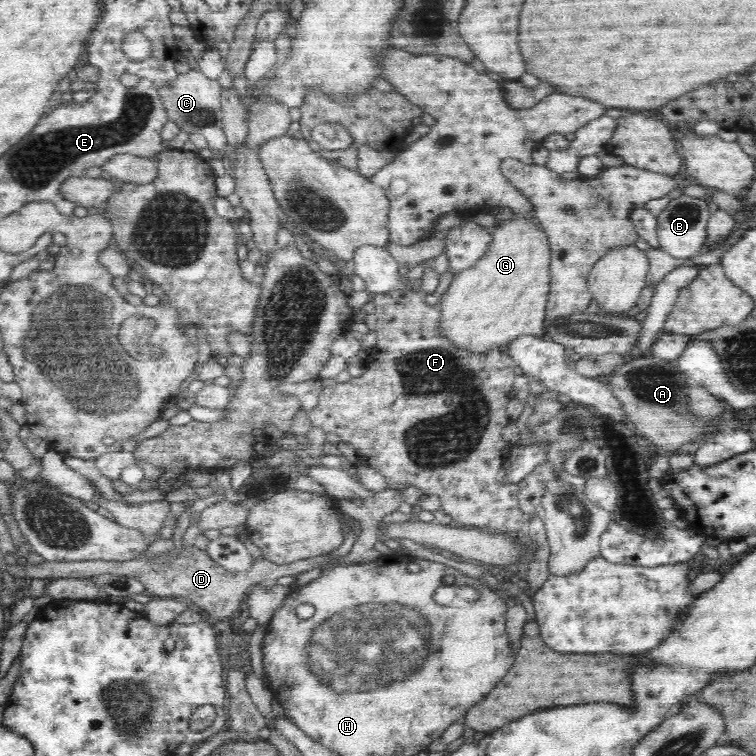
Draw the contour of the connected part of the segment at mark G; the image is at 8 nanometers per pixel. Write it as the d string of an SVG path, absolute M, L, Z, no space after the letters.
M514 216L513 220L501 222L496 230L490 232L493 236L490 248L471 267L453 276L450 287L444 292L437 306L440 310L438 333L458 349L479 354L507 346L509 341L514 341L518 336L545 337L543 322L551 281L549 271L551 250L548 236L540 227L540 222L533 217Z

